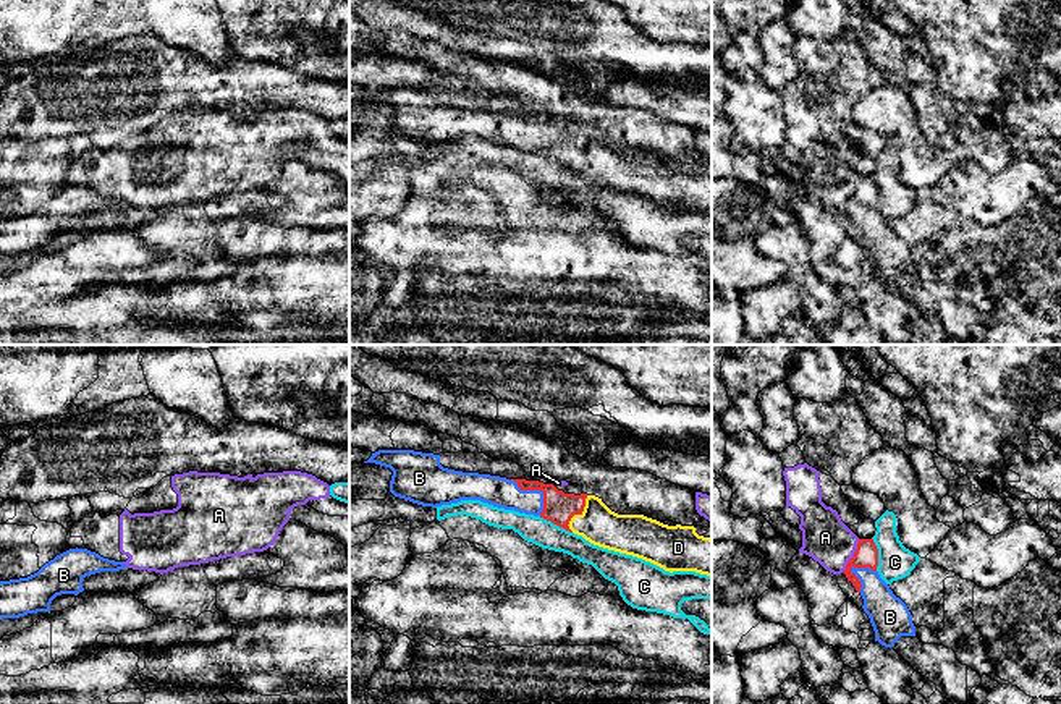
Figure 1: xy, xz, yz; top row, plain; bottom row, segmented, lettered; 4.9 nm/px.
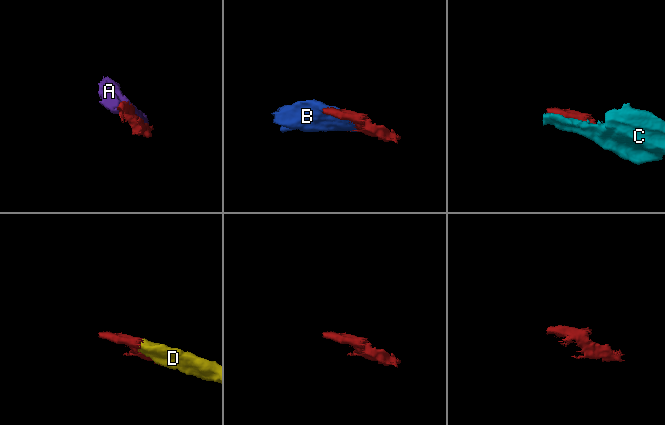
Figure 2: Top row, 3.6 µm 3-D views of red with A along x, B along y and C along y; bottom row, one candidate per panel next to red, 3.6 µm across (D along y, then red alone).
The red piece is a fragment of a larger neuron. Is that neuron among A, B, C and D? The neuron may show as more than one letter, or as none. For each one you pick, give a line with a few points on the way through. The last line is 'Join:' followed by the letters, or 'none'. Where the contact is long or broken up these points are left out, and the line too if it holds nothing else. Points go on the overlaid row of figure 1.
Join: B, D

